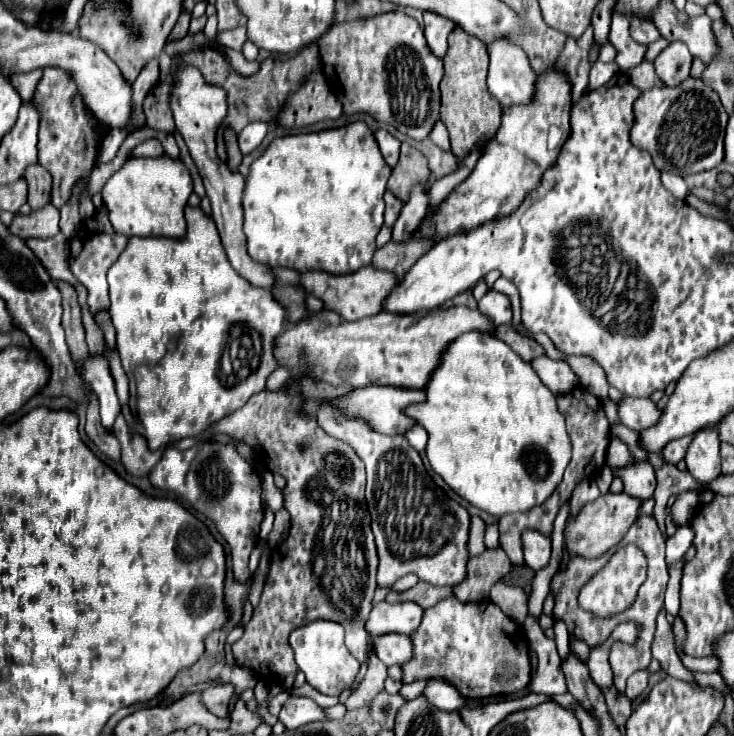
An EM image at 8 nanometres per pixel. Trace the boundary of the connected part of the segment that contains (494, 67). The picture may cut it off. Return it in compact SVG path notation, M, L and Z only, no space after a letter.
M512 40L486 42L490 58L488 90L502 106L528 104L536 90L536 74L528 64L526 52Z

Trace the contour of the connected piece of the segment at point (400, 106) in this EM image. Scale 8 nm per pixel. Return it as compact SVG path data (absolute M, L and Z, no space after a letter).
M384 12L370 18L358 18L350 22L336 24L332 30L328 30L320 42L318 42L320 58L322 58L322 72L332 88L336 92L336 98L342 102L344 114L350 116L354 112L366 112L374 120L384 122L398 132L406 134L408 138L420 142L430 136L434 124L440 120L440 80L444 76L442 62L426 48L426 40L422 34L420 24L400 12Z

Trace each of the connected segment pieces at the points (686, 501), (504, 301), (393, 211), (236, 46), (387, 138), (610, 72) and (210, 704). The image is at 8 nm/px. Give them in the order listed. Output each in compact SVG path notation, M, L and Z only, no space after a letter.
M684 492L684 494L676 496L676 502L672 506L672 518L680 526L688 525L694 512L696 512L696 506L698 506L698 494L696 492Z
M488 290L482 300L478 300L478 310L492 318L496 326L510 326L512 324L512 310L510 310L510 300L506 294Z
M386 192L386 194L384 194L384 202L386 202L386 214L384 214L384 218L386 218L386 226L392 228L394 222L398 220L398 216L400 216L400 210L402 210L404 202L398 200L392 192Z
M240 26L240 28L232 28L232 30L224 30L216 36L216 42L224 48L230 48L230 50L242 50L242 44L248 40L246 36L246 28Z
M376 130L374 132L374 138L376 138L376 144L380 148L380 154L382 158L386 160L388 166L396 166L398 162L398 154L400 154L400 140L396 140L390 132L386 130Z
M598 60L598 62L592 66L592 70L590 70L590 80L588 80L586 92L592 92L592 90L604 86L604 84L614 76L616 70L618 70L618 68L616 68L614 62L612 62L612 64L604 64L604 62Z
M222 684L220 688L206 688L200 694L200 700L214 716L224 718L228 712L228 700L232 698L232 692L234 692L232 684Z

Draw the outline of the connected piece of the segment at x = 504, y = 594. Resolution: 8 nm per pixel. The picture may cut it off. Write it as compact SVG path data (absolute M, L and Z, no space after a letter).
M502 578L492 586L492 590L490 590L490 600L496 604L496 606L500 606L500 610L506 614L506 616L510 616L516 624L524 624L524 620L526 620L526 612L528 612L528 608L526 608L526 594L522 592L522 588L518 588L518 586L508 586L506 582L502 582Z

